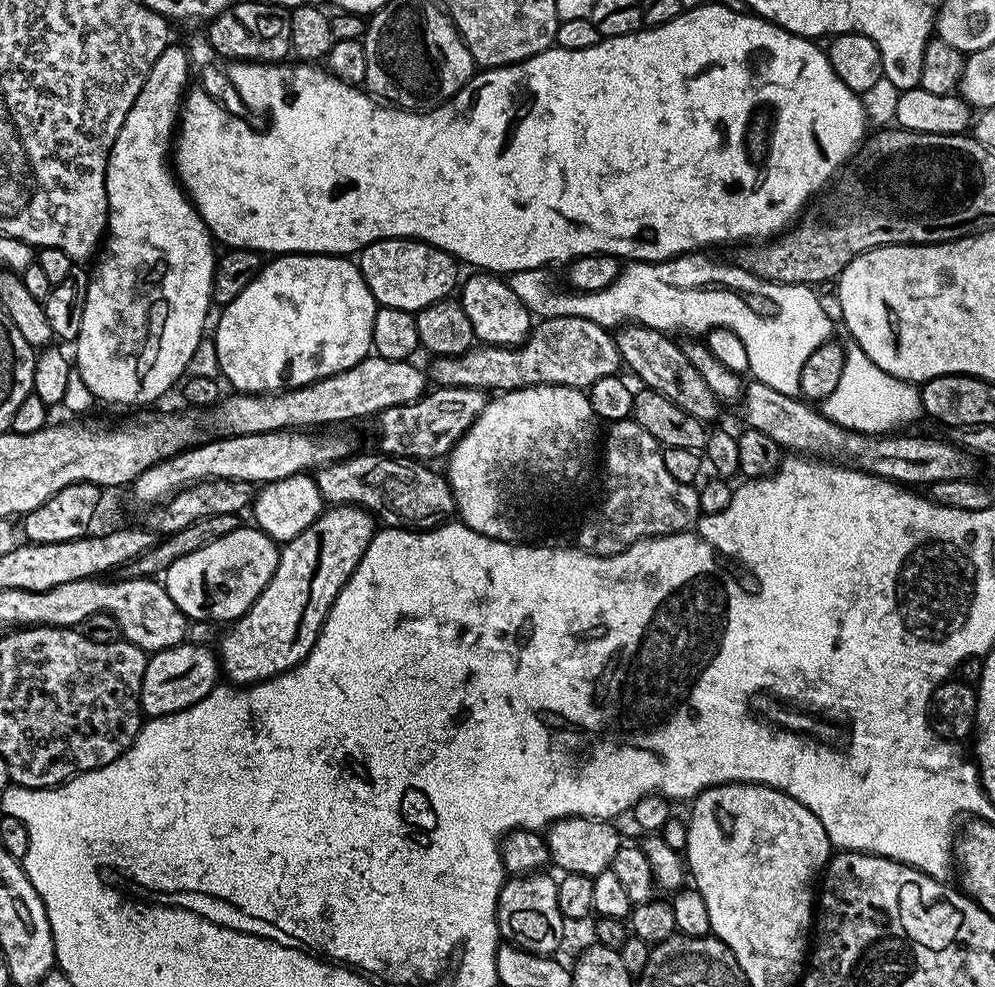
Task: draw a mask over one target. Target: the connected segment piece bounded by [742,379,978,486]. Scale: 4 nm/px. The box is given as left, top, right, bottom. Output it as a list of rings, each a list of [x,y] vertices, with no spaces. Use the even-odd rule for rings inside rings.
[[[753,379],[751,383],[742,392],[743,423],[747,427],[762,430],[762,434],[774,438],[774,442],[778,442],[789,453],[829,462],[847,462],[862,472],[880,476],[883,480],[893,480],[901,486],[927,486],[934,482],[970,480],[977,475],[977,457],[960,445],[953,444],[951,439],[851,432],[849,428],[838,426],[833,420],[826,418],[819,407],[803,399],[782,394],[774,390],[774,386],[766,386],[757,379]]]

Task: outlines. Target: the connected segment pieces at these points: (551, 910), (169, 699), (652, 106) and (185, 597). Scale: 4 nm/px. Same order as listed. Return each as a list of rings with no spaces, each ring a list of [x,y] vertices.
[[[533,874],[531,876],[514,876],[505,879],[500,887],[500,897],[496,903],[496,925],[500,931],[501,941],[516,945],[522,950],[536,952],[542,956],[552,956],[560,948],[564,940],[564,915],[558,910],[558,883],[555,879],[544,876],[548,874]]]
[[[185,642],[161,652],[151,653],[146,674],[142,674],[140,711],[145,717],[151,718],[186,710],[194,706],[194,702],[202,702],[202,698],[213,692],[221,680],[220,662],[217,653],[211,647]]]
[[[706,2],[697,8],[685,8],[678,18],[674,18],[665,24],[658,24],[641,30],[634,34],[625,36],[606,36],[601,38],[594,46],[589,46],[586,50],[562,50],[558,47],[550,47],[542,54],[534,54],[517,64],[507,64],[501,68],[485,68],[477,71],[457,90],[456,95],[451,100],[444,101],[443,104],[435,105],[427,110],[409,110],[407,108],[397,108],[373,98],[363,87],[347,84],[344,80],[339,80],[332,75],[327,67],[316,62],[281,62],[279,64],[261,64],[259,62],[232,62],[227,65],[226,71],[238,94],[244,101],[244,107],[250,113],[265,112],[272,125],[265,132],[255,132],[246,121],[240,120],[239,115],[232,115],[219,104],[214,98],[204,92],[203,87],[193,87],[185,95],[182,101],[182,111],[178,121],[178,131],[174,136],[174,172],[178,177],[178,183],[184,189],[192,205],[196,208],[196,213],[204,220],[204,225],[212,233],[217,241],[220,240],[228,248],[252,248],[258,253],[267,254],[327,254],[329,256],[347,257],[349,254],[359,253],[360,249],[370,246],[379,240],[423,240],[426,244],[433,244],[436,248],[441,248],[443,252],[448,252],[457,261],[465,260],[476,270],[483,270],[493,274],[511,274],[530,270],[531,268],[543,268],[552,266],[555,260],[571,261],[577,256],[589,256],[605,252],[611,256],[618,256],[628,262],[646,260],[655,262],[657,260],[675,260],[677,256],[695,253],[697,250],[708,250],[711,244],[732,244],[735,240],[740,242],[756,242],[752,240],[764,240],[775,238],[789,227],[803,213],[806,205],[817,194],[823,193],[829,187],[830,181],[851,161],[854,153],[859,149],[865,139],[866,127],[865,112],[861,97],[855,92],[851,92],[834,74],[834,70],[828,61],[828,53],[823,47],[819,48],[816,42],[803,34],[788,32],[784,28],[779,28],[776,24],[771,24],[769,20],[764,20],[761,16],[745,10],[735,12],[726,10],[726,6],[718,6],[714,2]]]
[[[242,526],[186,558],[178,558],[163,573],[164,589],[174,598],[178,610],[182,610],[189,621],[210,620],[215,622],[235,622],[250,610],[250,606],[262,594],[278,566],[280,548],[255,526]]]

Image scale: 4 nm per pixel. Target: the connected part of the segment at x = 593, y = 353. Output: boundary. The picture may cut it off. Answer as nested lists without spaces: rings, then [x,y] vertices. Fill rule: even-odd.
[[[581,316],[541,319],[515,348],[477,343],[457,356],[432,356],[429,361],[426,376],[435,387],[493,388],[496,394],[543,384],[587,390],[598,378],[617,375],[622,368],[615,335]]]

